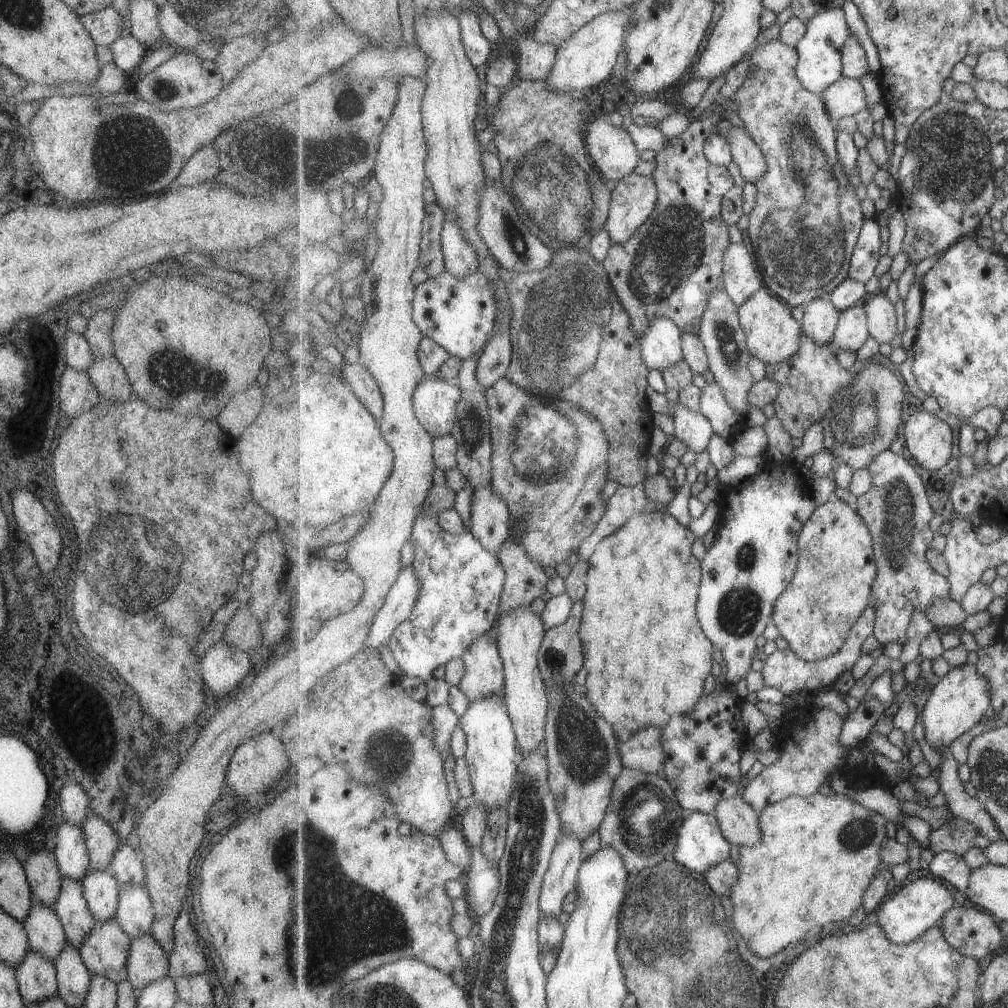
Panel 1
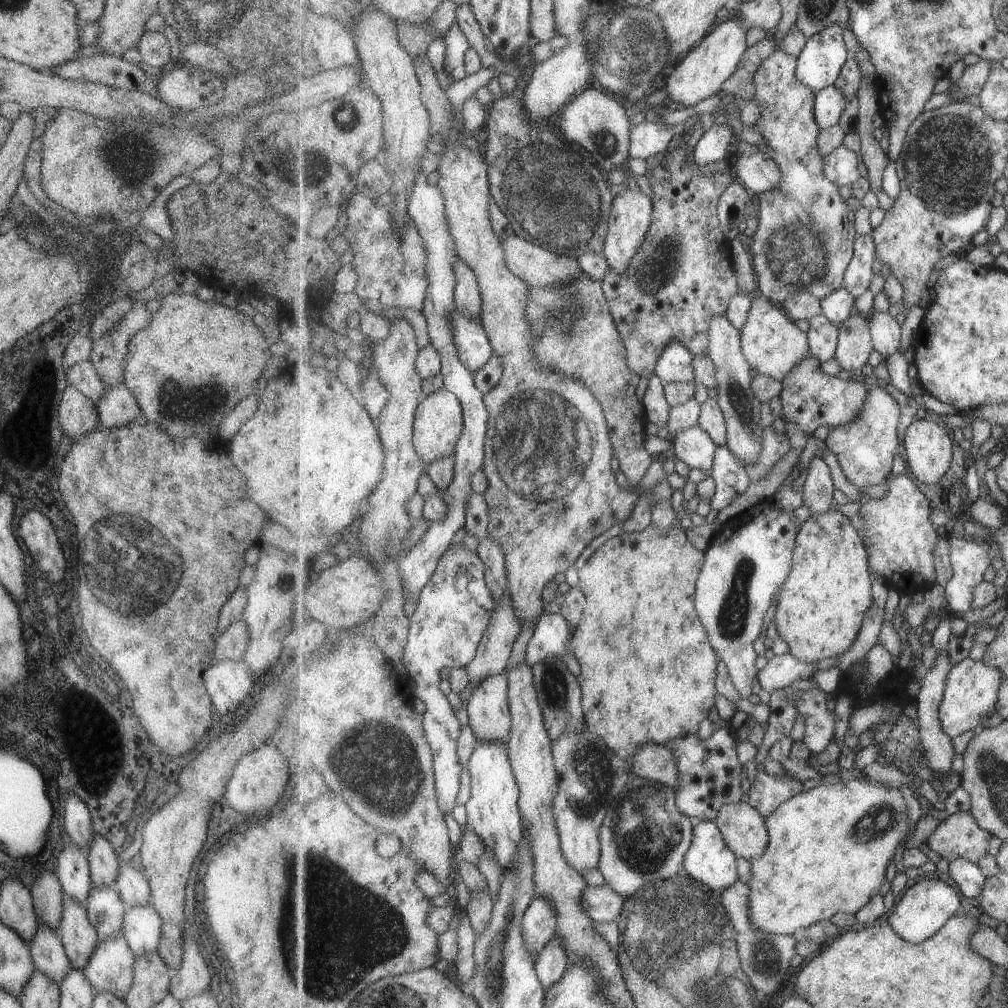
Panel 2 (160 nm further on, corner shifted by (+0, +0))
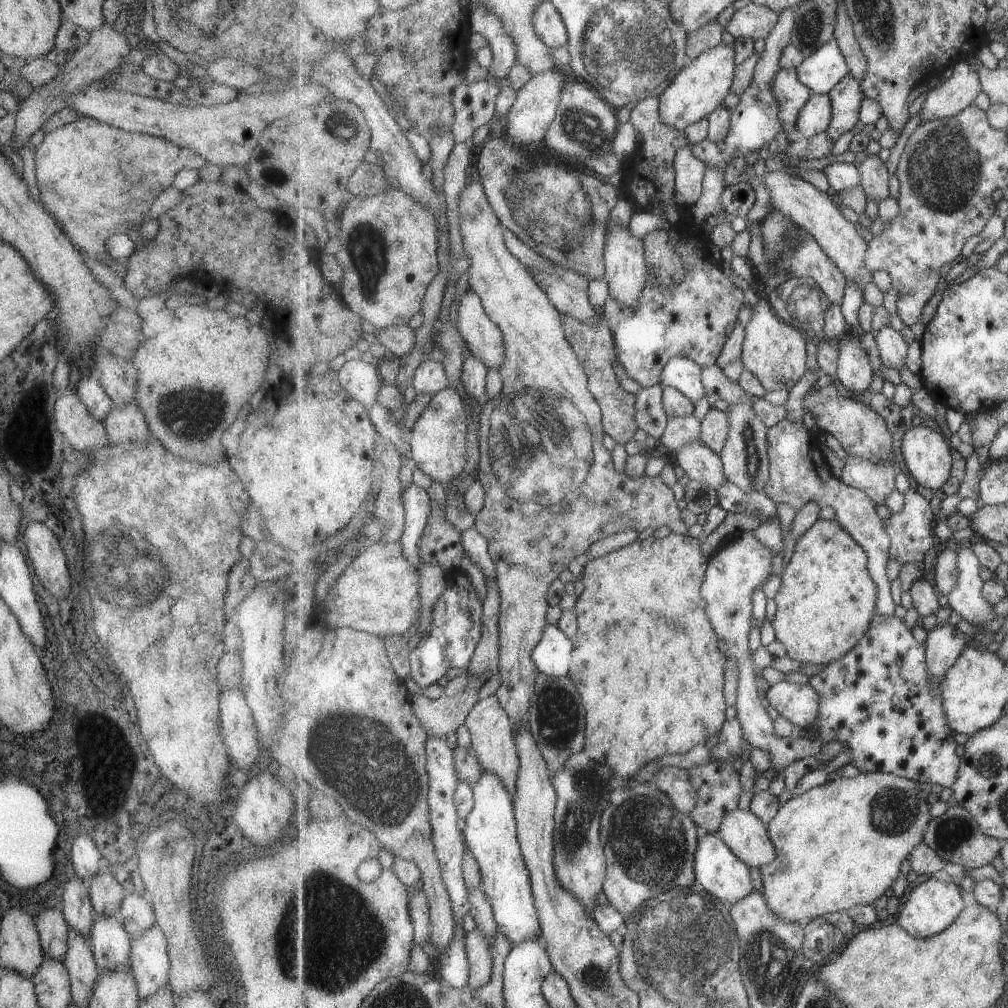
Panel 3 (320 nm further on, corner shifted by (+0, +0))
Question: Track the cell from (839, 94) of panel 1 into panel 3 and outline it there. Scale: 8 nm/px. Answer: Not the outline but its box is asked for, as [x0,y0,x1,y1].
[796,93,833,139]

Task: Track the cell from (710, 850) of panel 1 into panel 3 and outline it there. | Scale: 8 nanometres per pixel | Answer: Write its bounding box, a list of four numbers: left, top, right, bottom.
[695,833,755,905]

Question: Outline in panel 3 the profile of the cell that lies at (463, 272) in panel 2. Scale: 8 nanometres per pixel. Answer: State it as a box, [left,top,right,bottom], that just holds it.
[458,288,506,370]

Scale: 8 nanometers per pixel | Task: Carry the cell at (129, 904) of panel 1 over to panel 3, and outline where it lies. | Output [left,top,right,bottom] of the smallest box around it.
[128,922,170,999]

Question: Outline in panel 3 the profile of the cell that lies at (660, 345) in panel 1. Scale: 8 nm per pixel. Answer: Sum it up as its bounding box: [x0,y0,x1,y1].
[662,357,708,404]

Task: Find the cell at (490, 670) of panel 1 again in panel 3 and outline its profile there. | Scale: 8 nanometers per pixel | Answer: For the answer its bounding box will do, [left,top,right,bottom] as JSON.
[467,694,520,800]

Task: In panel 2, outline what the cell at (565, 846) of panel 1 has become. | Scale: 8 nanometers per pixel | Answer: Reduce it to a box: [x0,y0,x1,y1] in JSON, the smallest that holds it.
[522,896,558,962]

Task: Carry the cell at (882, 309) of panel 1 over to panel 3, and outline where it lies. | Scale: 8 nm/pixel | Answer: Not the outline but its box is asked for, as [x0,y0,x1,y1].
[875,326,910,371]

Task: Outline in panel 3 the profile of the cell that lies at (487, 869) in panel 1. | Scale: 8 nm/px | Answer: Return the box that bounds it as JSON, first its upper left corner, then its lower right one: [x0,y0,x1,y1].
[466,928,494,990]

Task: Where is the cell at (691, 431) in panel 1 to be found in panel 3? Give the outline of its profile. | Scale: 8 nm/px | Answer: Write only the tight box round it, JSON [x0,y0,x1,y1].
[676,440,726,492]

